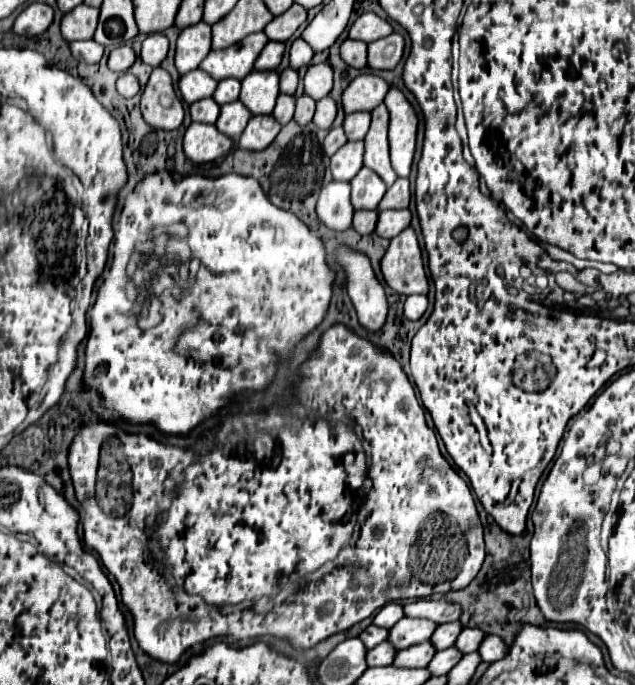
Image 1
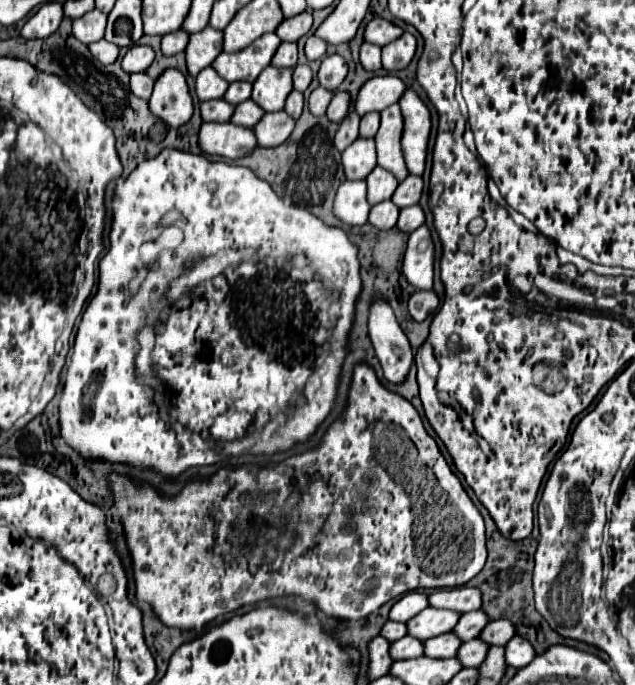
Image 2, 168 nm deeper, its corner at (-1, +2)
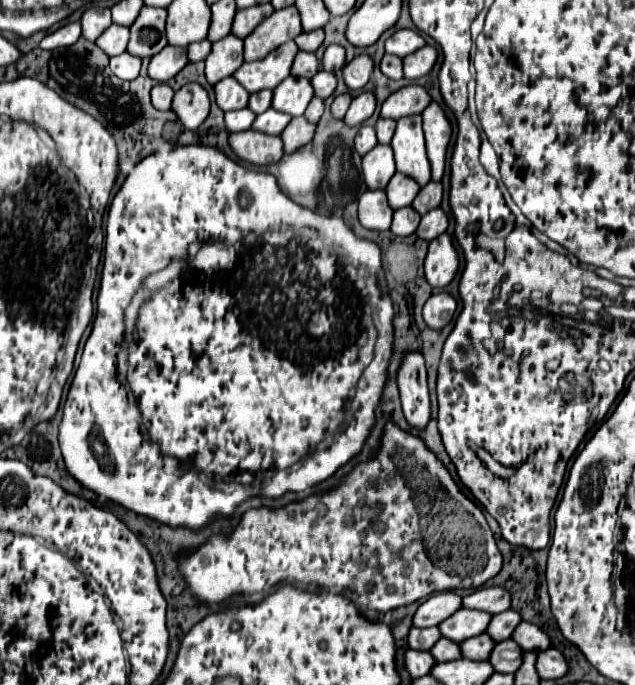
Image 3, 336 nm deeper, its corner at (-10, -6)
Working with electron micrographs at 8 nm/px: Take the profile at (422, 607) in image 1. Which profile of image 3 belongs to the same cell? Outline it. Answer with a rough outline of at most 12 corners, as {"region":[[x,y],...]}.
{"region":[[482,587],[462,597],[462,607],[496,615],[510,609],[510,593]]}

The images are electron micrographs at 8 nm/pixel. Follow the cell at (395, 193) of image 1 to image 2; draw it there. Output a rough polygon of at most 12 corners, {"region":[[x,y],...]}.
{"region":[[409,175],[391,201],[403,207],[417,205],[423,195],[423,177]]}

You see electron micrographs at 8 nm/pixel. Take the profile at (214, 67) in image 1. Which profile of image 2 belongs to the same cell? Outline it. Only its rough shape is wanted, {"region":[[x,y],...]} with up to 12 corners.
{"region":[[265,33],[211,67],[229,83],[253,83],[269,67],[281,39]]}

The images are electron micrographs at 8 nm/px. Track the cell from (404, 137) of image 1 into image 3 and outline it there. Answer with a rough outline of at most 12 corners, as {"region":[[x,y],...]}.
{"region":[[434,101],[422,111],[432,181],[444,175],[452,129]]}

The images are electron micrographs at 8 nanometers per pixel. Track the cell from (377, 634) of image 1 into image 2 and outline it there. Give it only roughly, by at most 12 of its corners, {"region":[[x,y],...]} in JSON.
{"region":[[387,621],[381,635],[387,641],[399,641],[407,635],[405,623]]}

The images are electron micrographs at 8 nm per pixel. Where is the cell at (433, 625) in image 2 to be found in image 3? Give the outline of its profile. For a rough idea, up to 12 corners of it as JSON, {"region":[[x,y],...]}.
{"region":[[458,609],[438,625],[460,643],[484,633],[490,613]]}

